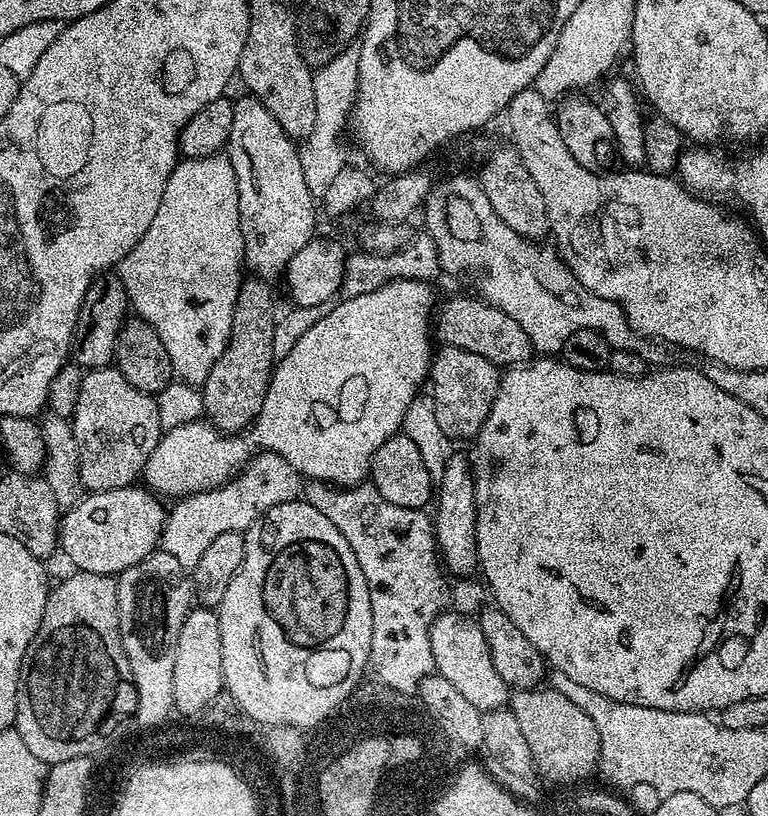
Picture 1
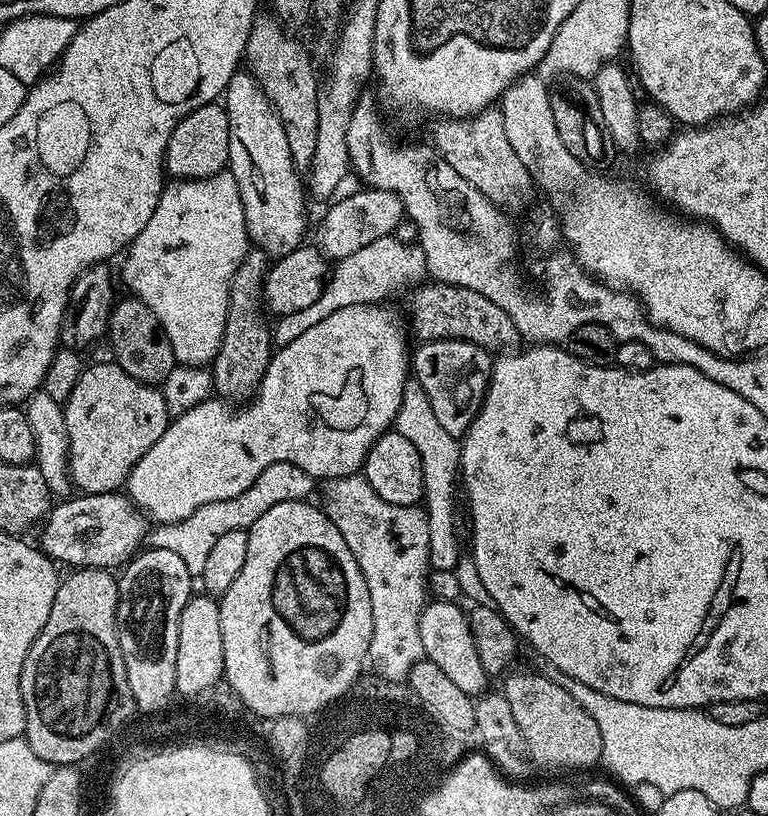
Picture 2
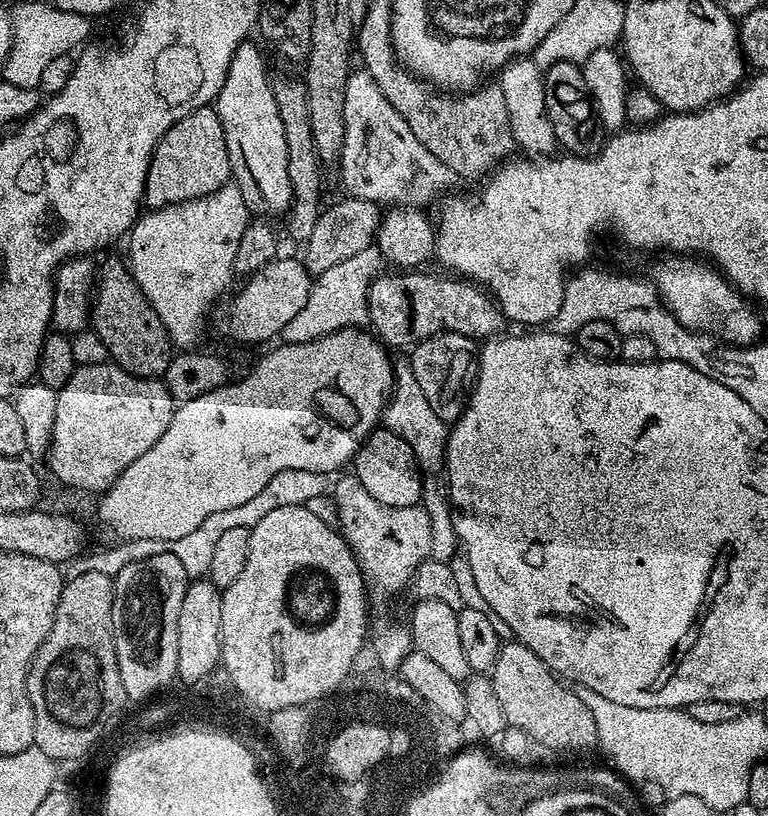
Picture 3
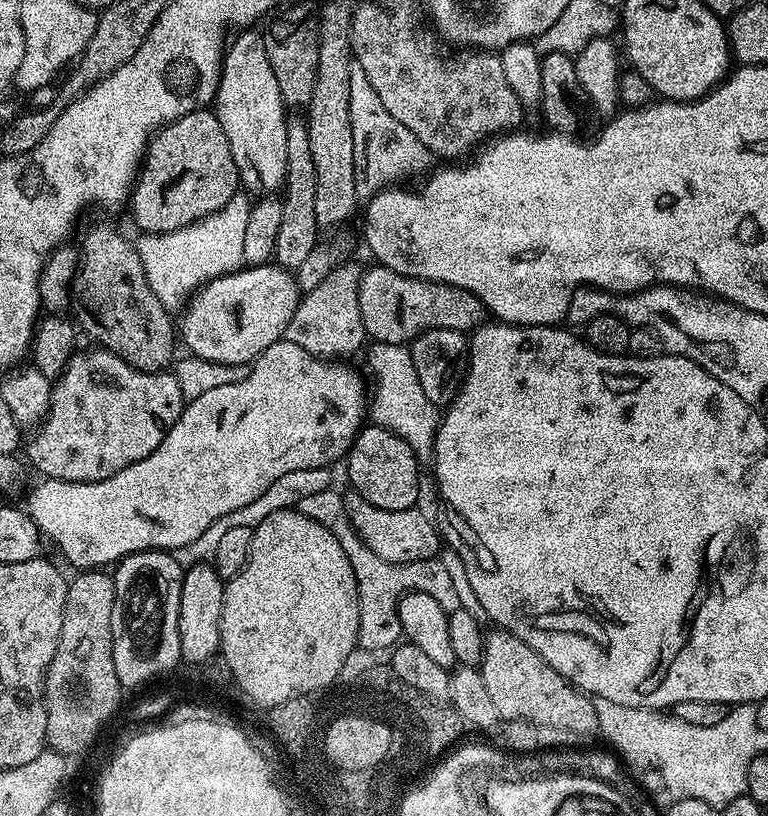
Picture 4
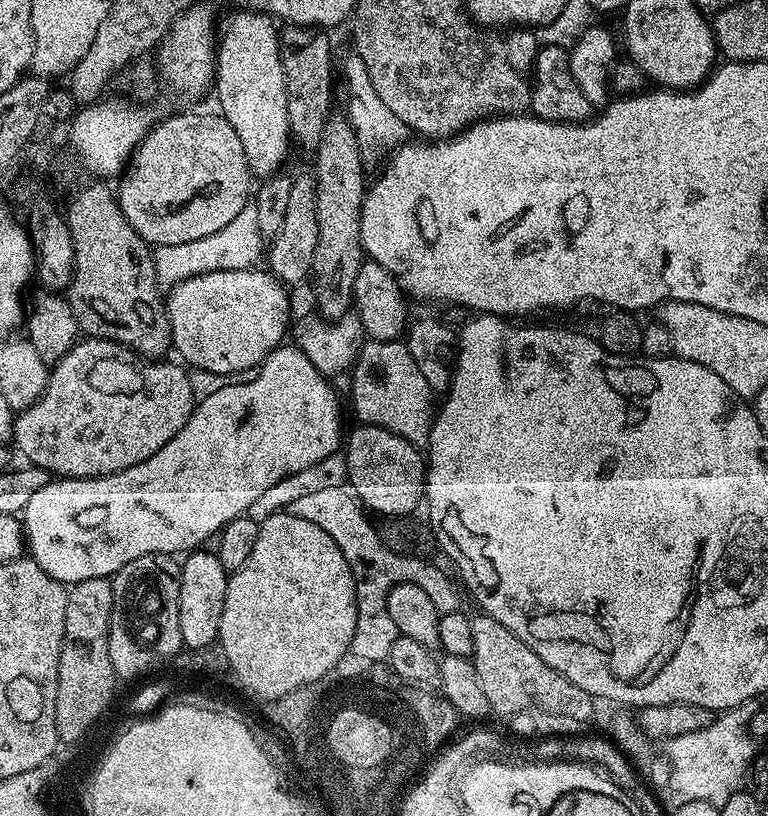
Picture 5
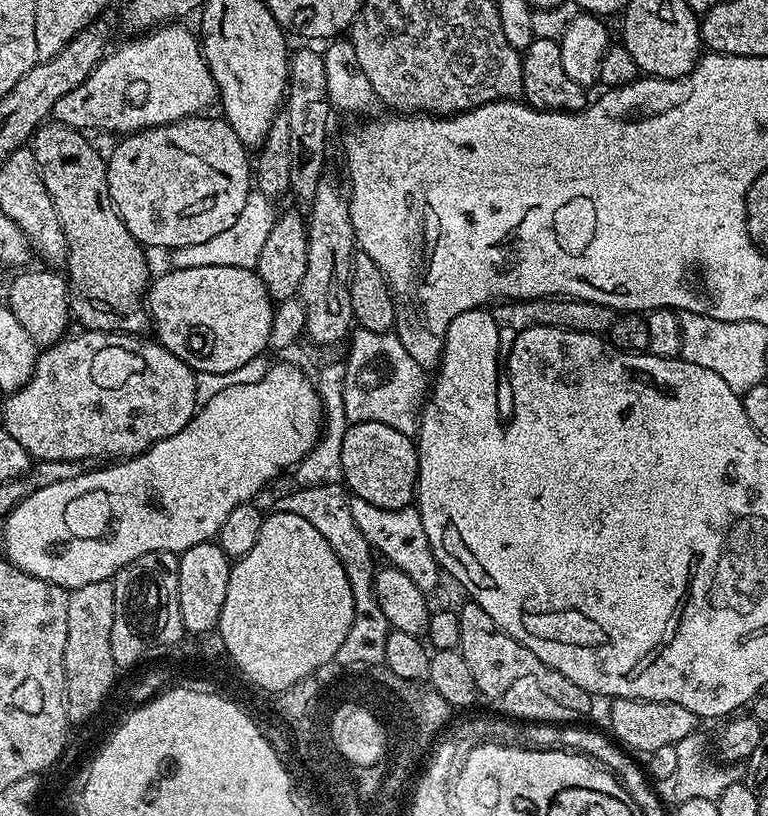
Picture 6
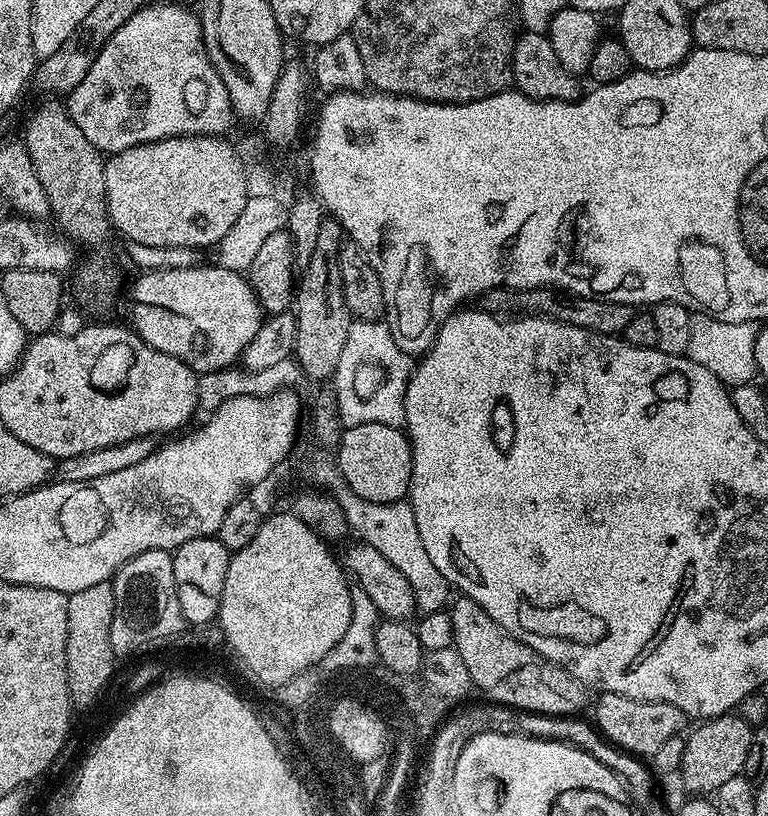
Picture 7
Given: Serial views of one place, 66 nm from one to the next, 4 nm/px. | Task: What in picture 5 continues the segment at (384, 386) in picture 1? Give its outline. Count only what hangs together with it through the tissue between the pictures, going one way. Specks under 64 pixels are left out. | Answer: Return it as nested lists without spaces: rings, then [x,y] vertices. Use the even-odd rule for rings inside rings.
[[[295,346],[275,348],[264,359],[264,363],[259,365],[256,374],[257,376],[253,380],[248,380],[245,384],[224,382],[221,383],[220,387],[212,389],[205,400],[199,401],[193,407],[192,415],[188,417],[182,428],[166,442],[166,446],[162,446],[162,450],[158,450],[150,458],[146,458],[126,470],[115,472],[109,476],[54,478],[49,484],[42,486],[42,490],[38,490],[34,494],[34,498],[30,498],[30,502],[26,502],[22,513],[26,552],[31,560],[38,566],[42,566],[42,570],[46,570],[46,574],[50,574],[50,578],[54,578],[59,584],[71,586],[77,584],[79,580],[102,578],[103,576],[111,578],[115,576],[119,568],[126,566],[126,562],[132,562],[134,558],[142,558],[142,554],[150,554],[151,552],[167,552],[169,554],[180,552],[179,554],[184,554],[189,550],[199,549],[203,545],[200,544],[203,540],[219,533],[220,529],[229,524],[235,516],[245,515],[254,500],[264,490],[269,489],[280,479],[320,462],[322,458],[326,458],[329,453],[335,451],[341,445],[340,400],[336,397],[335,390],[328,385],[328,380],[324,377],[327,375],[312,364],[303,350]]]

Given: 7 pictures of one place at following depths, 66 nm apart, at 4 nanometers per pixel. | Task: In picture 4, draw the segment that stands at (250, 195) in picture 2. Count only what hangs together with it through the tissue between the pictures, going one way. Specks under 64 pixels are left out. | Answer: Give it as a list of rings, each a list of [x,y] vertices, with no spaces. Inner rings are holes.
[[[256,30],[241,31],[237,35],[240,37],[227,45],[224,62],[220,65],[220,84],[216,87],[214,111],[222,130],[226,130],[226,142],[230,142],[230,154],[234,154],[234,166],[238,166],[241,185],[245,189],[248,187],[249,193],[276,194],[283,189],[286,178],[286,126],[289,117],[284,116],[286,105],[278,78],[274,78],[270,58],[266,58],[264,37],[259,31],[252,31]]]

